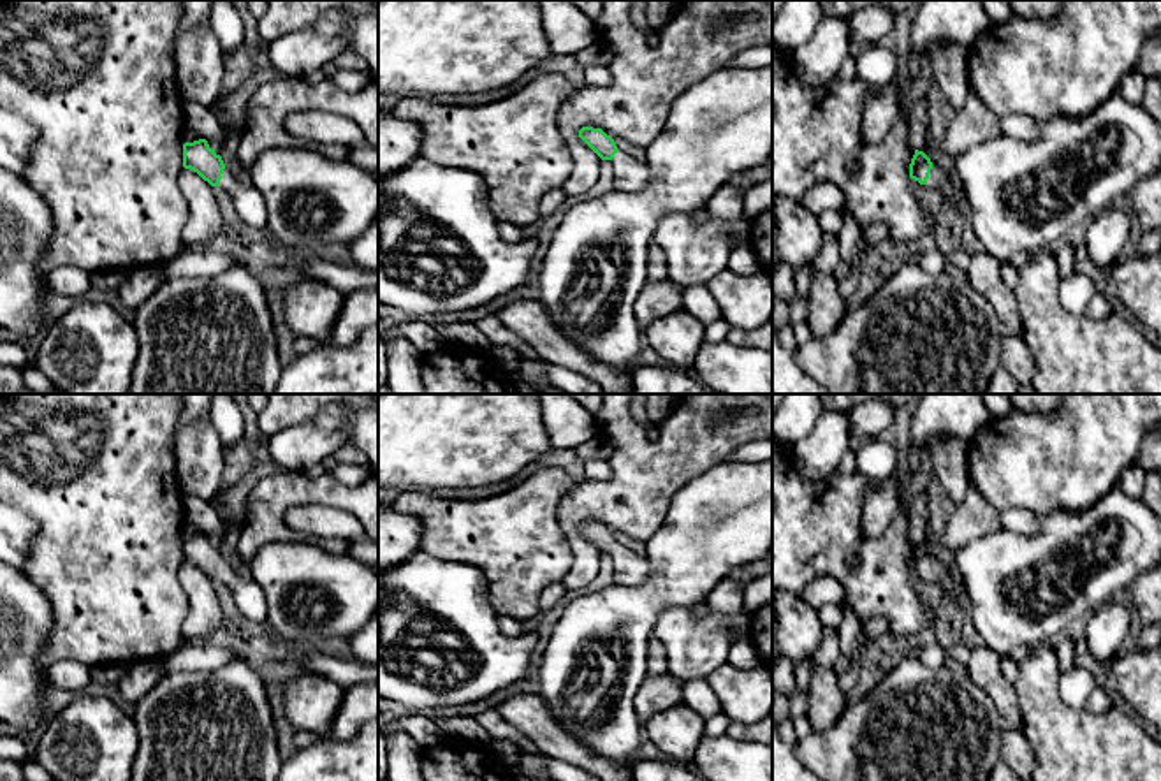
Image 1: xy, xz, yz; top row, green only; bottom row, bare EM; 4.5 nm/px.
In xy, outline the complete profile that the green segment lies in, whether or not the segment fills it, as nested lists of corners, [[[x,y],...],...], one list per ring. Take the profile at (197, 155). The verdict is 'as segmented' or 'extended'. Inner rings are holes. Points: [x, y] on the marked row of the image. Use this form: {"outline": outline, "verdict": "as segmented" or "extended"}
{"outline": [[[206,139],[183,144],[183,167],[229,193],[246,234],[266,234],[267,206],[262,193],[253,183],[243,179],[236,165],[225,165]]], "verdict": "extended"}

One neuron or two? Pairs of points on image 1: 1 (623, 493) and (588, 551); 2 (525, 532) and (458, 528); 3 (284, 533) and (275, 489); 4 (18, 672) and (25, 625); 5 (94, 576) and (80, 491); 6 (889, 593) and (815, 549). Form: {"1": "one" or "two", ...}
{"1": "one", "2": "one", "3": "one", "4": "one", "5": "one", "6": "one"}

